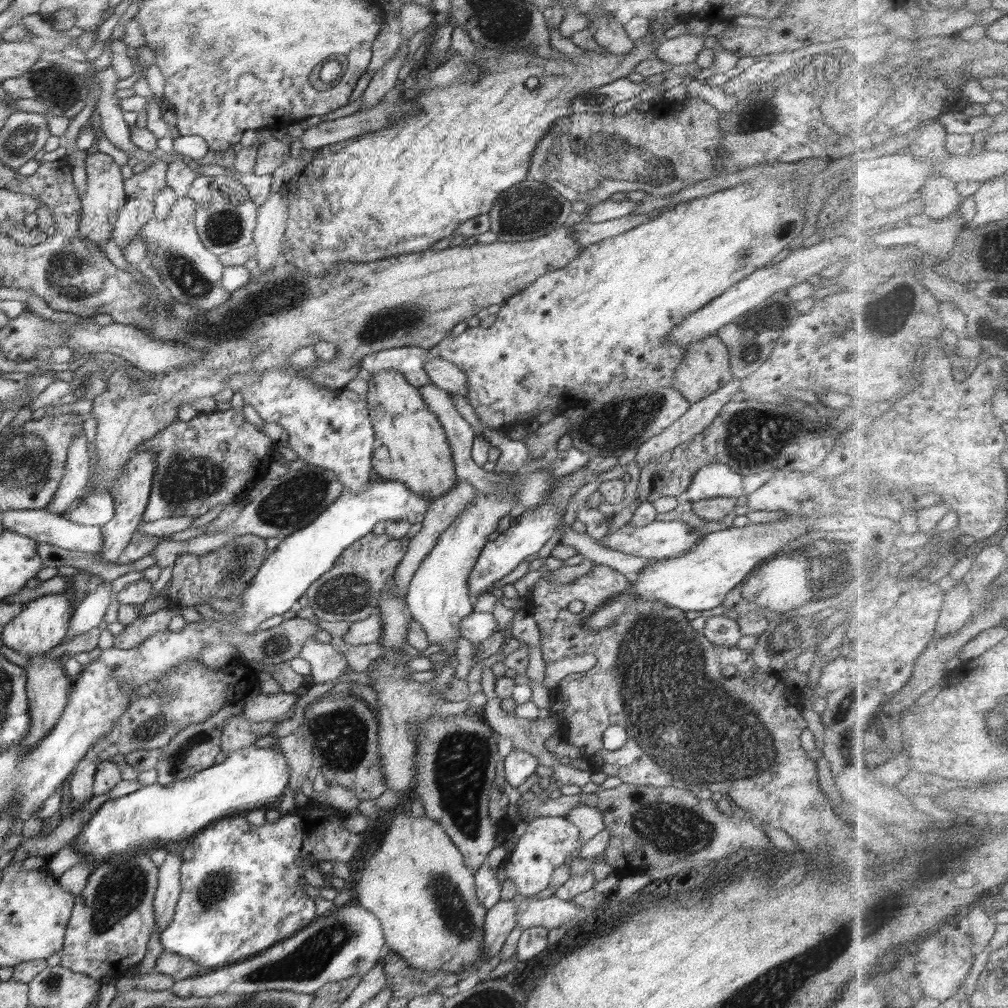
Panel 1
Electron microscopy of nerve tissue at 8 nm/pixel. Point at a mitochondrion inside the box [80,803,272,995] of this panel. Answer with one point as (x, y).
(121, 891)

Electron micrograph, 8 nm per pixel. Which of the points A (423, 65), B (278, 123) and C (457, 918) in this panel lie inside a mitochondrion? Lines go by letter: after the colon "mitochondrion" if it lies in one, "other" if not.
A: other
B: other
C: mitochondrion

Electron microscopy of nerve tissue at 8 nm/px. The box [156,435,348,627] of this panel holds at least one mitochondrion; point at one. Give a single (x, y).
(289, 504)

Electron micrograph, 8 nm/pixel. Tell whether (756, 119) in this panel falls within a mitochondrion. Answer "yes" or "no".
yes

